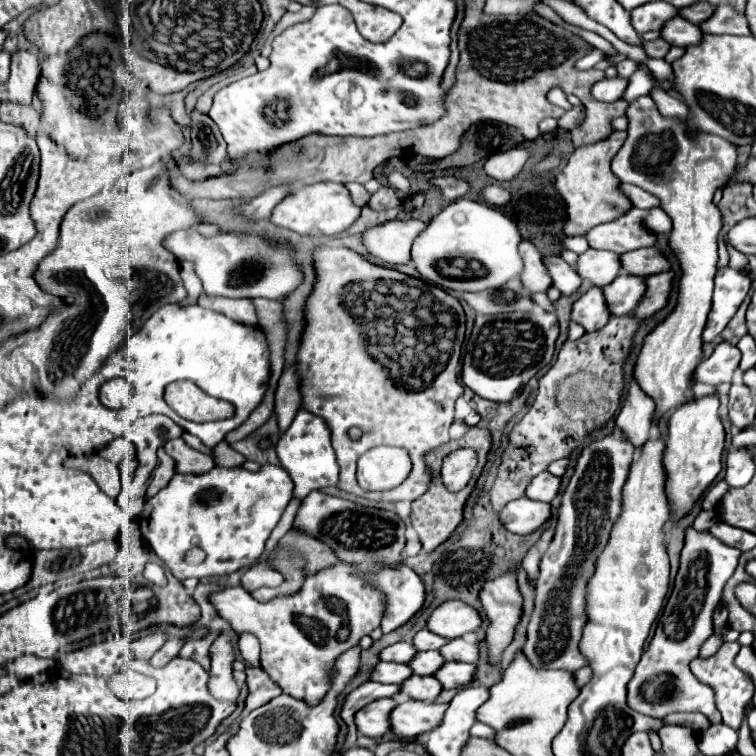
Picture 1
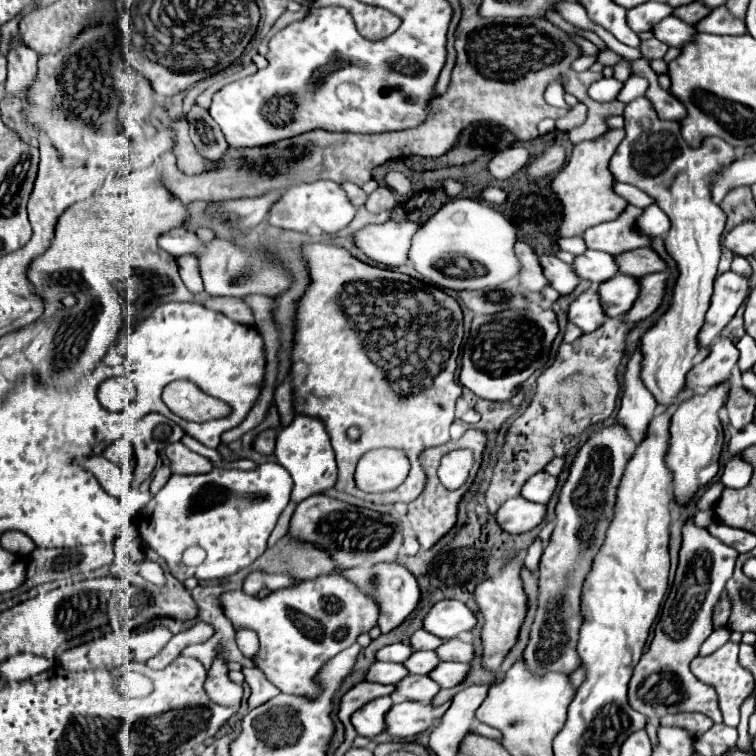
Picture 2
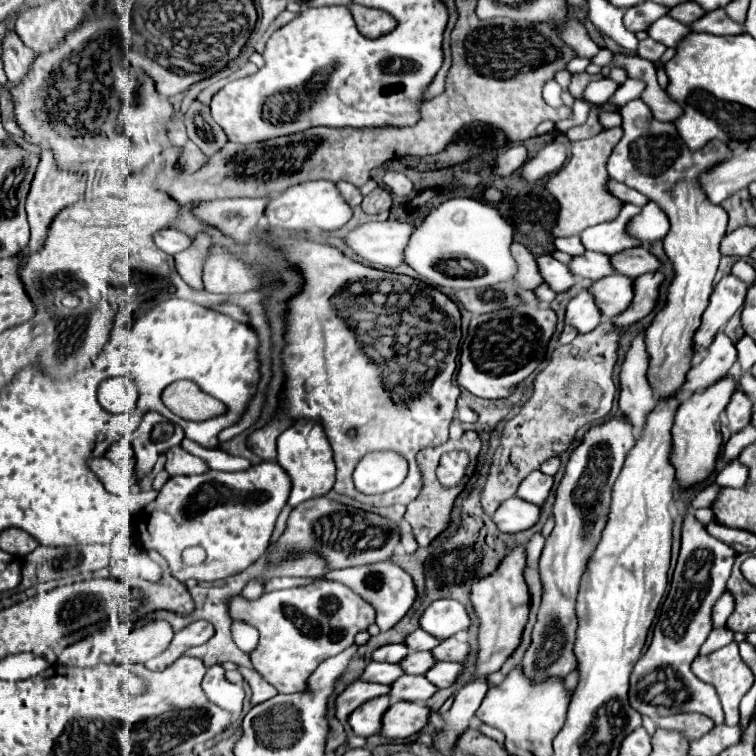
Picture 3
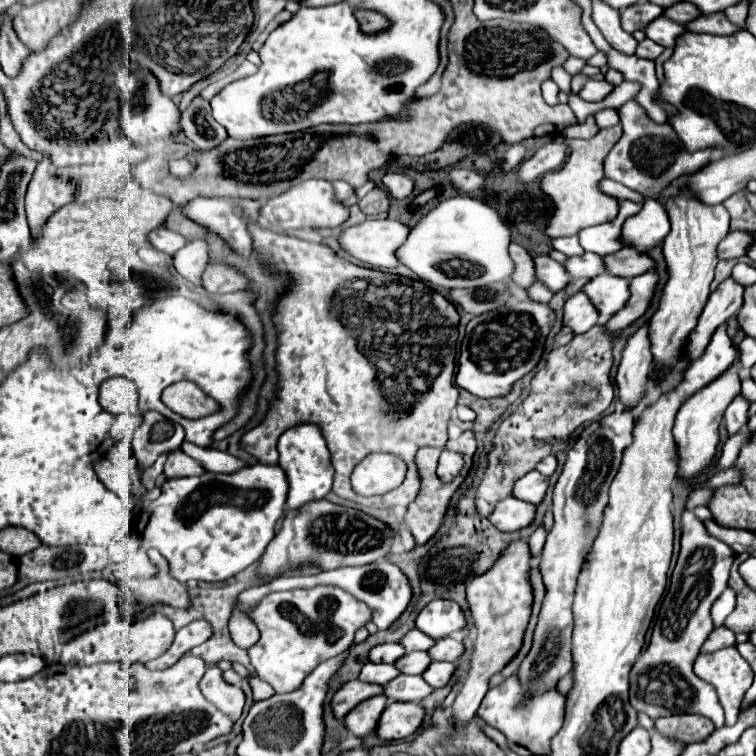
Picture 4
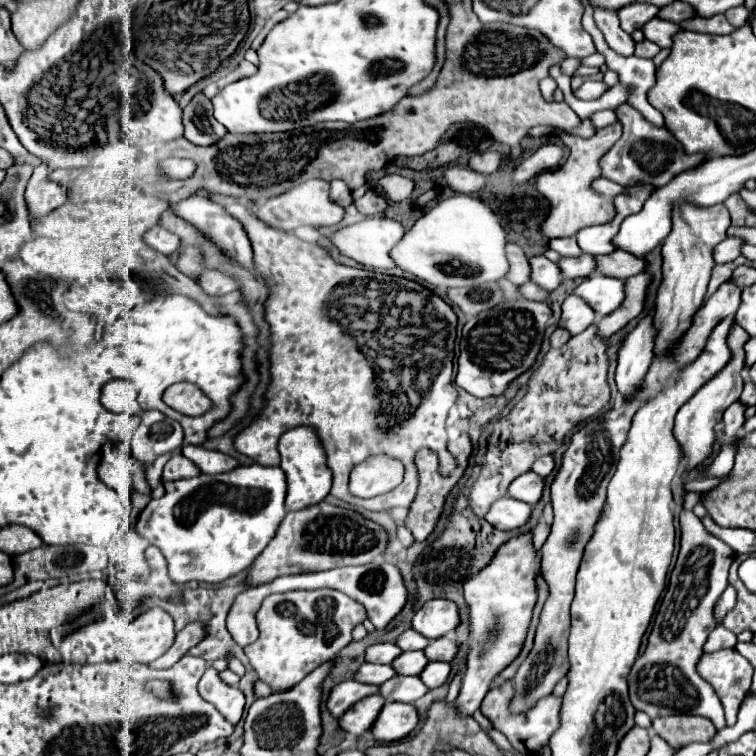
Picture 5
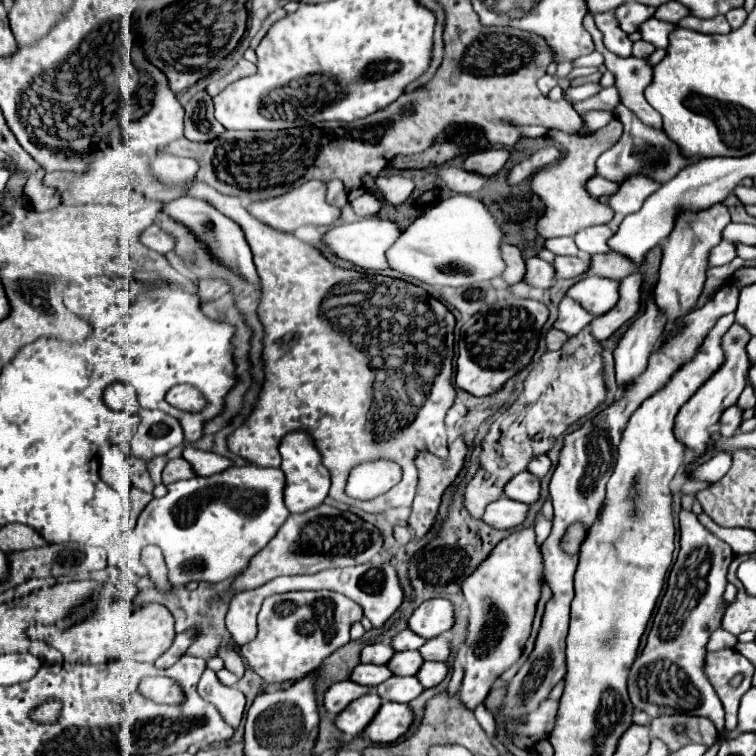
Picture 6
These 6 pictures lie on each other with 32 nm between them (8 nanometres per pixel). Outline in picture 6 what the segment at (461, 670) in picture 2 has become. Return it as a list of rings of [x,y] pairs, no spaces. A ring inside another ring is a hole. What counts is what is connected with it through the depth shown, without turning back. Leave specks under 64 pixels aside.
[[[424,662],[424,668],[420,668],[416,676],[424,684],[424,688],[434,688],[446,678],[446,674],[448,674],[448,666],[444,662]]]

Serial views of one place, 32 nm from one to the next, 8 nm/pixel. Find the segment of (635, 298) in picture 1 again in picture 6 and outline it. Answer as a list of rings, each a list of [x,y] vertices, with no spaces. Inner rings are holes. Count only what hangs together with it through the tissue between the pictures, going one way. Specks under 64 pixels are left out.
[[[588,274],[568,290],[568,296],[580,300],[580,304],[584,304],[594,316],[602,316],[618,304],[620,298],[618,288],[620,288],[618,280]]]

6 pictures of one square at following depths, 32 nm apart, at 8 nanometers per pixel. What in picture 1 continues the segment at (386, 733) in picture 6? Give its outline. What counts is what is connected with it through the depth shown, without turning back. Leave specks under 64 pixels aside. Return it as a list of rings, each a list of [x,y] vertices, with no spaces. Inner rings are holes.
[[[408,700],[392,712],[392,732],[402,738],[414,738],[440,726],[448,704]]]

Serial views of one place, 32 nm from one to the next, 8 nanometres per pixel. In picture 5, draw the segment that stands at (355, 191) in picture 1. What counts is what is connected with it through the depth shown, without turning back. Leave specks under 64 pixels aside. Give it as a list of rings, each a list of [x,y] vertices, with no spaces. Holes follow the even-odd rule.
[[[332,180],[330,186],[332,186],[332,200],[336,200],[340,206],[346,208],[354,202],[352,194],[350,194],[350,188],[342,180]]]

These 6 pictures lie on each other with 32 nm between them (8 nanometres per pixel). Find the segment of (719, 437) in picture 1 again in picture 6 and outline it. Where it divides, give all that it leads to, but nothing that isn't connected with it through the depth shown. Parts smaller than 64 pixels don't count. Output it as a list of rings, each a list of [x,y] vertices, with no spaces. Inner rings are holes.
[[[732,324],[730,326],[730,330],[726,332],[726,336],[724,336],[724,350],[726,350],[726,362],[722,364],[722,368],[710,378],[710,380],[706,380],[700,388],[698,388],[698,392],[680,408],[680,412],[678,412],[678,416],[676,416],[676,438],[688,448],[688,450],[692,450],[692,454],[694,454],[694,458],[692,458],[692,462],[696,462],[702,454],[706,454],[706,450],[708,450],[708,446],[710,446],[710,442],[712,442],[712,436],[710,436],[710,426],[714,426],[718,420],[720,420],[720,416],[722,416],[722,412],[726,410],[726,408],[730,408],[732,404],[736,404],[736,400],[738,400],[738,396],[742,394],[742,390],[744,390],[744,384],[746,384],[746,372],[748,372],[748,368],[750,368],[750,362],[748,362],[748,354],[746,354],[746,342],[748,342],[748,334],[746,334],[746,330],[742,328],[742,326],[736,326],[736,324]]]

